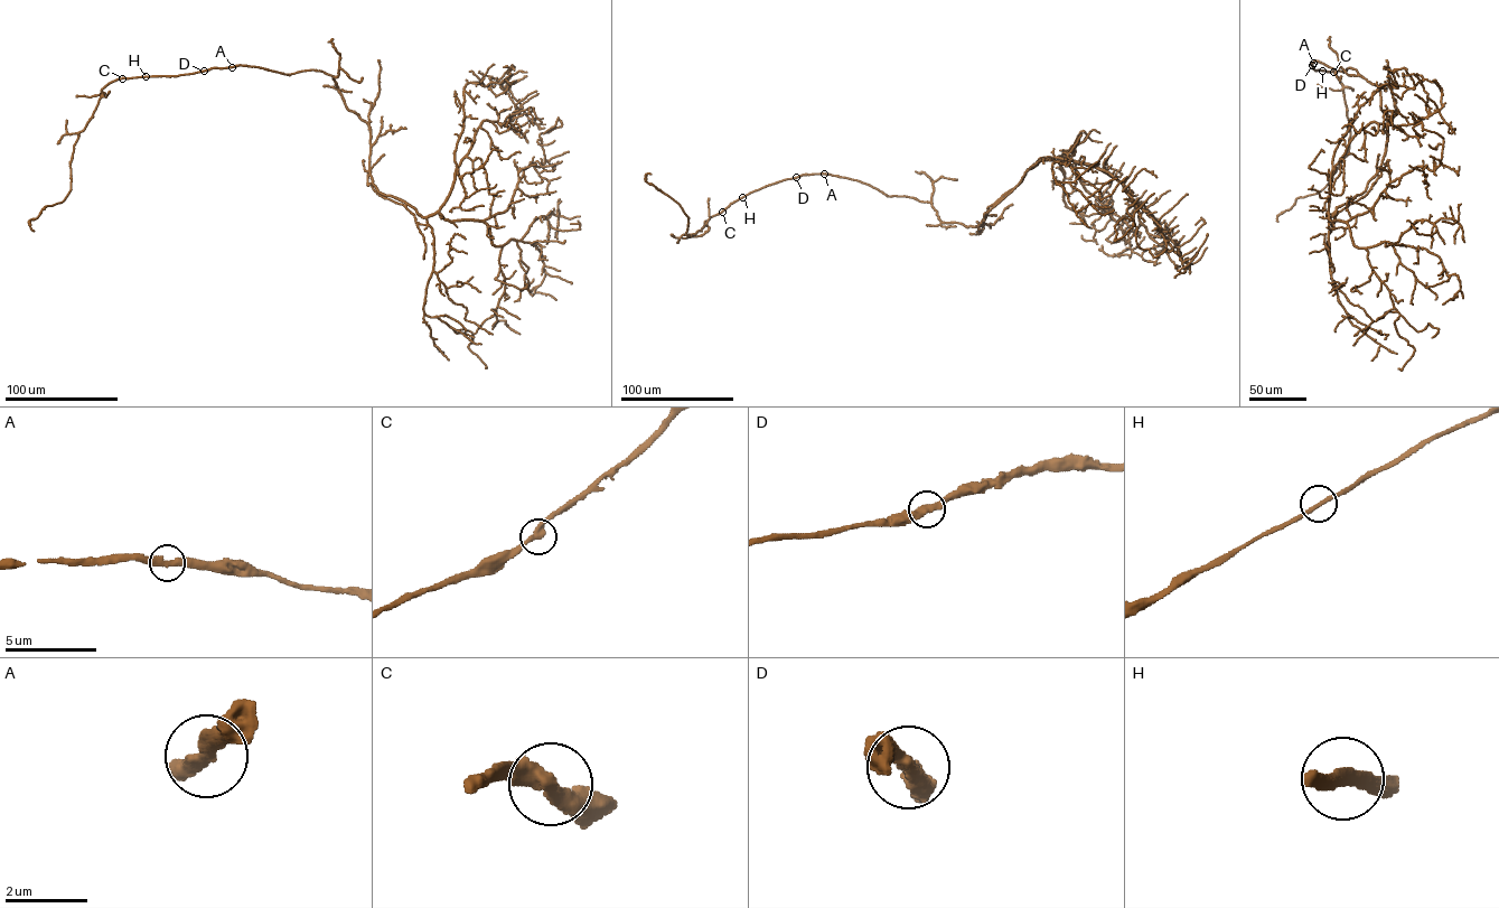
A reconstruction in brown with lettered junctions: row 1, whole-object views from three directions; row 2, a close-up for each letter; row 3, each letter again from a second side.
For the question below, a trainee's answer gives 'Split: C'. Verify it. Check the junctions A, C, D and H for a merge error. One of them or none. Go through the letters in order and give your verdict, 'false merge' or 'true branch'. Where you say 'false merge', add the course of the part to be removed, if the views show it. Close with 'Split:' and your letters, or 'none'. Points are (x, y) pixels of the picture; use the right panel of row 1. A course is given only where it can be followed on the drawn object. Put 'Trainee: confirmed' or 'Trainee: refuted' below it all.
A: true branch
C: true branch
D: true branch
H: true branch
Split: none
Trainee: refuted

